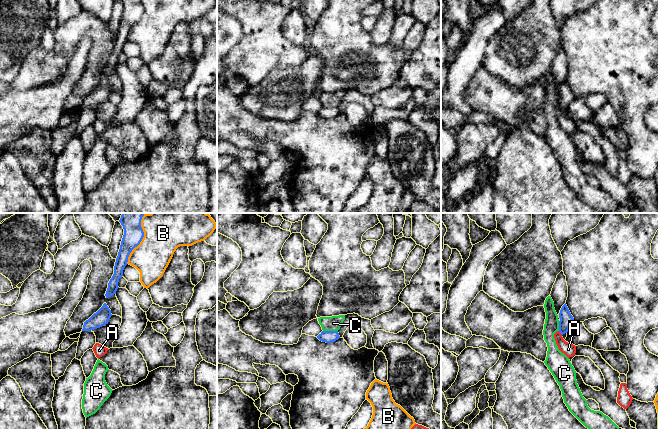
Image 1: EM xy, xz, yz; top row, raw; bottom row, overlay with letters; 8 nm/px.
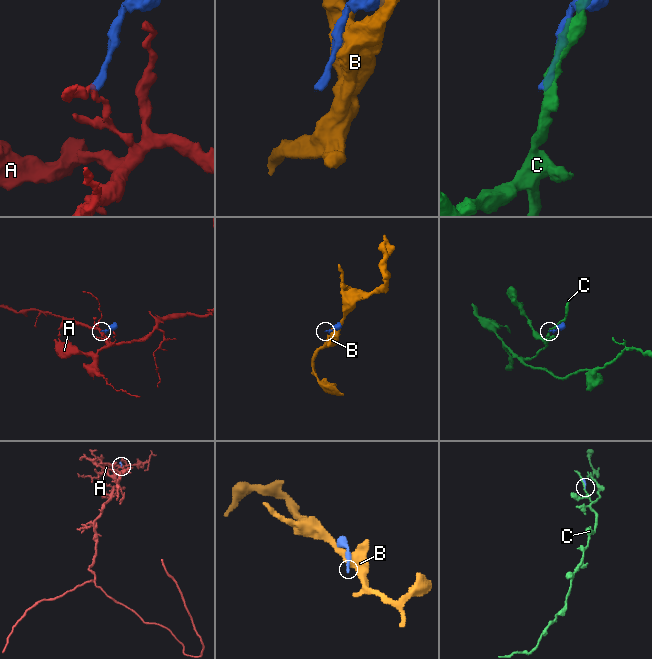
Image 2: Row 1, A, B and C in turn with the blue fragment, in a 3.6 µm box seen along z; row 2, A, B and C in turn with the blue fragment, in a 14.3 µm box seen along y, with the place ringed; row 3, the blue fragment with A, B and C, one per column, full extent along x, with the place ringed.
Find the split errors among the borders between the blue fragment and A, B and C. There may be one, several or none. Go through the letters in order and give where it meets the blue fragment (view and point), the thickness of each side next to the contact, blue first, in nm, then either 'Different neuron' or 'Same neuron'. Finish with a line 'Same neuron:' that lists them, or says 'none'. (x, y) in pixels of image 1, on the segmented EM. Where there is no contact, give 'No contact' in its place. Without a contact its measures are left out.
A: Touches blue at yz (560, 332). Thickness 110 nm (blue) against 100 nm. Different neuron
B: Touches blue at xy (142, 238). Thickness 170 nm (blue) against 380 nm. Different neuron
C: Touches blue at xz (330, 331). Thickness 100 nm (blue) against 120 nm. Different neuron
Same neuron: none

